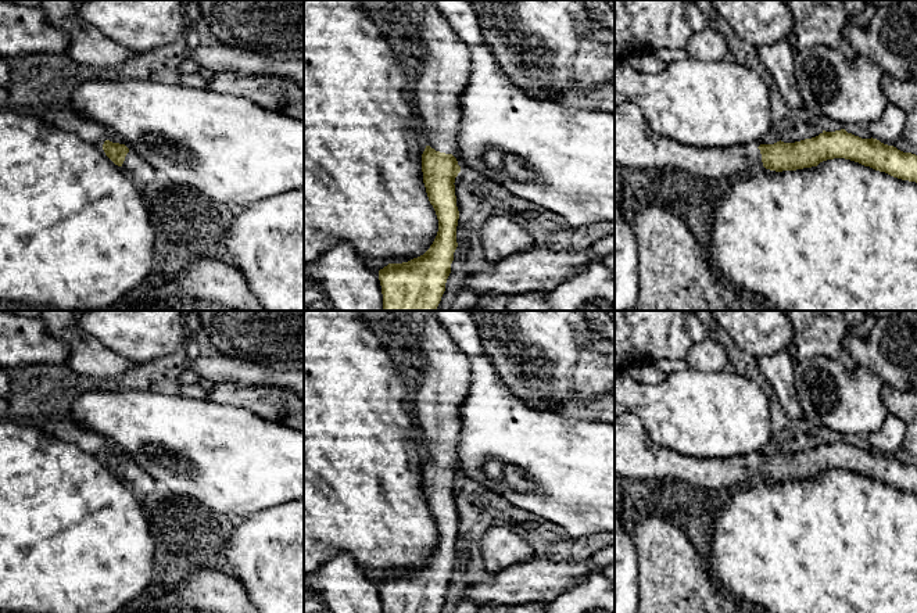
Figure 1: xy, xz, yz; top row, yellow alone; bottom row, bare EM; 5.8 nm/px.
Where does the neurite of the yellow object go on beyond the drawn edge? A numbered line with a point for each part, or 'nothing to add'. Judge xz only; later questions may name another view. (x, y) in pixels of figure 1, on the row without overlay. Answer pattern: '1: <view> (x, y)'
1: xz (440, 384)

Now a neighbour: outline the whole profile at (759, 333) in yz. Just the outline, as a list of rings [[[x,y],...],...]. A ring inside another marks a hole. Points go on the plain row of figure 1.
[[[712,311],[739,349],[757,358],[792,351],[794,327],[787,311]]]

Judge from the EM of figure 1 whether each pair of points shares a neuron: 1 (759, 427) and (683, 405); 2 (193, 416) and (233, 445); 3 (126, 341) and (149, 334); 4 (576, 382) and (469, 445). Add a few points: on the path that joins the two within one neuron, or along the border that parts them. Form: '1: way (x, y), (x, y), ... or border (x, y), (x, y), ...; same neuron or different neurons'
1: way (740, 425), (724, 413), (702, 413); same neuron
2: way (203, 426), (224, 445); same neuron
3: way (132, 336), (143, 334); same neuron
4: border (507, 387), (527, 405), (548, 411); different neurons

